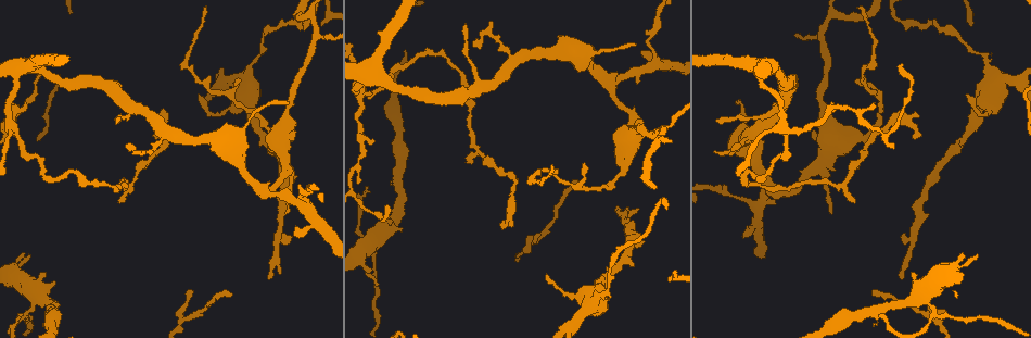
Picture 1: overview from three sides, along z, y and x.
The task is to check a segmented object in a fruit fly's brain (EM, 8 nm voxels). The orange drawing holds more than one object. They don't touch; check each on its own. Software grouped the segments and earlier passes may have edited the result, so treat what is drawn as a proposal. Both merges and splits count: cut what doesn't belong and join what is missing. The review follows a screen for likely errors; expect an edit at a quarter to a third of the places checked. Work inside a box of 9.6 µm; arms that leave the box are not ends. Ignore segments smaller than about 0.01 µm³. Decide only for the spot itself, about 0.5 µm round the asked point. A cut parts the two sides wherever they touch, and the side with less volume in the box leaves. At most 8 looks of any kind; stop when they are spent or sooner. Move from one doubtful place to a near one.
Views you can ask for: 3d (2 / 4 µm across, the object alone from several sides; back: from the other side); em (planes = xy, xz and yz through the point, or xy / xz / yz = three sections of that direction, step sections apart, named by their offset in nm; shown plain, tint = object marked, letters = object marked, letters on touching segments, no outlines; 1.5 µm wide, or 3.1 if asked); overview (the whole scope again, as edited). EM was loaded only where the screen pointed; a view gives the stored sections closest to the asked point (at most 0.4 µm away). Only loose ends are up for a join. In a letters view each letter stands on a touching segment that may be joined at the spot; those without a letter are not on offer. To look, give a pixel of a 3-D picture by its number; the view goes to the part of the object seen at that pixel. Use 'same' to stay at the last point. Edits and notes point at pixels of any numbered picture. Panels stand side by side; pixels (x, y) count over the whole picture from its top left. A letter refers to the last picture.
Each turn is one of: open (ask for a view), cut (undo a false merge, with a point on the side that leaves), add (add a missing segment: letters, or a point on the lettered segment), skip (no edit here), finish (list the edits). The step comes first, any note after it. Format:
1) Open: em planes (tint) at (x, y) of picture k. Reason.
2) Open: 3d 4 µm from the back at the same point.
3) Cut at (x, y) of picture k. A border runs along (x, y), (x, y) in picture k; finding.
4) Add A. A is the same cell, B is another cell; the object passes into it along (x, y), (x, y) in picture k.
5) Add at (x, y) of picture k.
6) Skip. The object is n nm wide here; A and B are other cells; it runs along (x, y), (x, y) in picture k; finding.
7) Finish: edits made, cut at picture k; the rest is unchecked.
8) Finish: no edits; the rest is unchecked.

Open: em yz step 4 (tint) at (317, 39) of picture 1. Branch point.

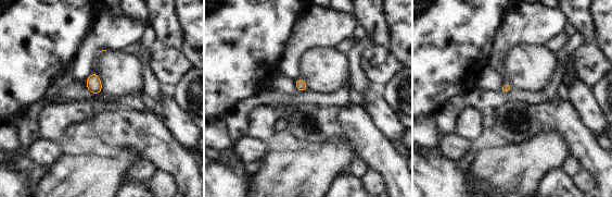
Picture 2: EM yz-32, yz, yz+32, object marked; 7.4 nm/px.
Open: em xz step 4 (letters) at the same point.

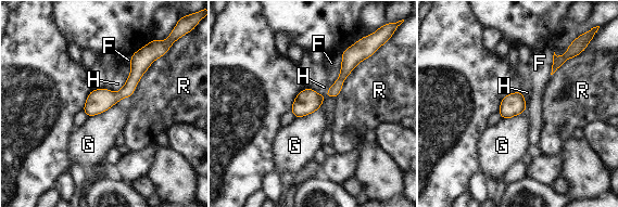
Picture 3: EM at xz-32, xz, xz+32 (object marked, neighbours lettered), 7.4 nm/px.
Skip. F, G, H and R are other cells; it runs along (356, 56), (329, 92), (293, 110) in picture 3; all the same neuron.

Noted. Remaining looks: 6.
Open: em planes (plain) at (978, 54) of picture 1. Calibre changes.

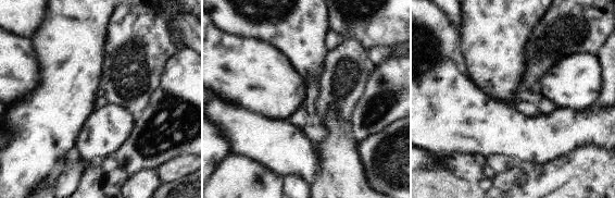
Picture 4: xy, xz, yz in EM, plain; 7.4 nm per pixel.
Open: em planes (tint) at the same point.

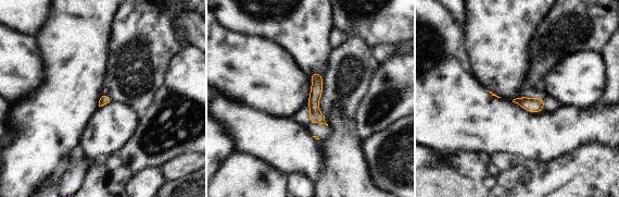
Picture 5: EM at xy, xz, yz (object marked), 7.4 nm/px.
Open: em planes (letters) at the same point.

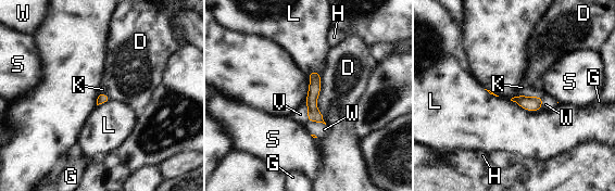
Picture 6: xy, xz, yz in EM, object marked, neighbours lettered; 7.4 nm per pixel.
Skip. D, G, H, K, L, S, V and W are other cells; it runs along (314, 74), (312, 109), (319, 119) in picture 6; continuous, no second neuron.

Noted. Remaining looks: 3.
Open: 3d 2 µm at (546, 276) of picture 1. An open end.

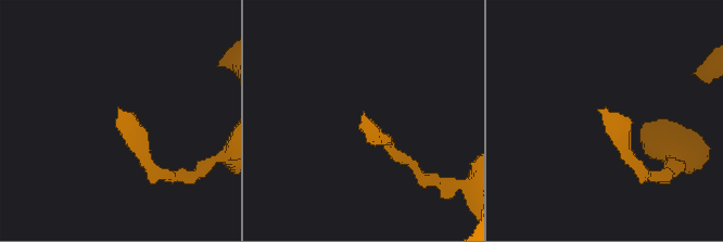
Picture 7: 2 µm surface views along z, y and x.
Open: em planes (letters) at (118, 109) of picture 7.

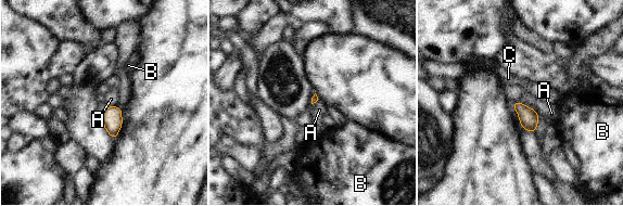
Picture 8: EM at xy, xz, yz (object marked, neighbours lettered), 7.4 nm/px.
Skip. A, B and C are other cells; a border runs along (107, 105), (117, 106) in picture 8; none of them fits.

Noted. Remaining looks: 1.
Finish: no edits; the rest is unchecked.

